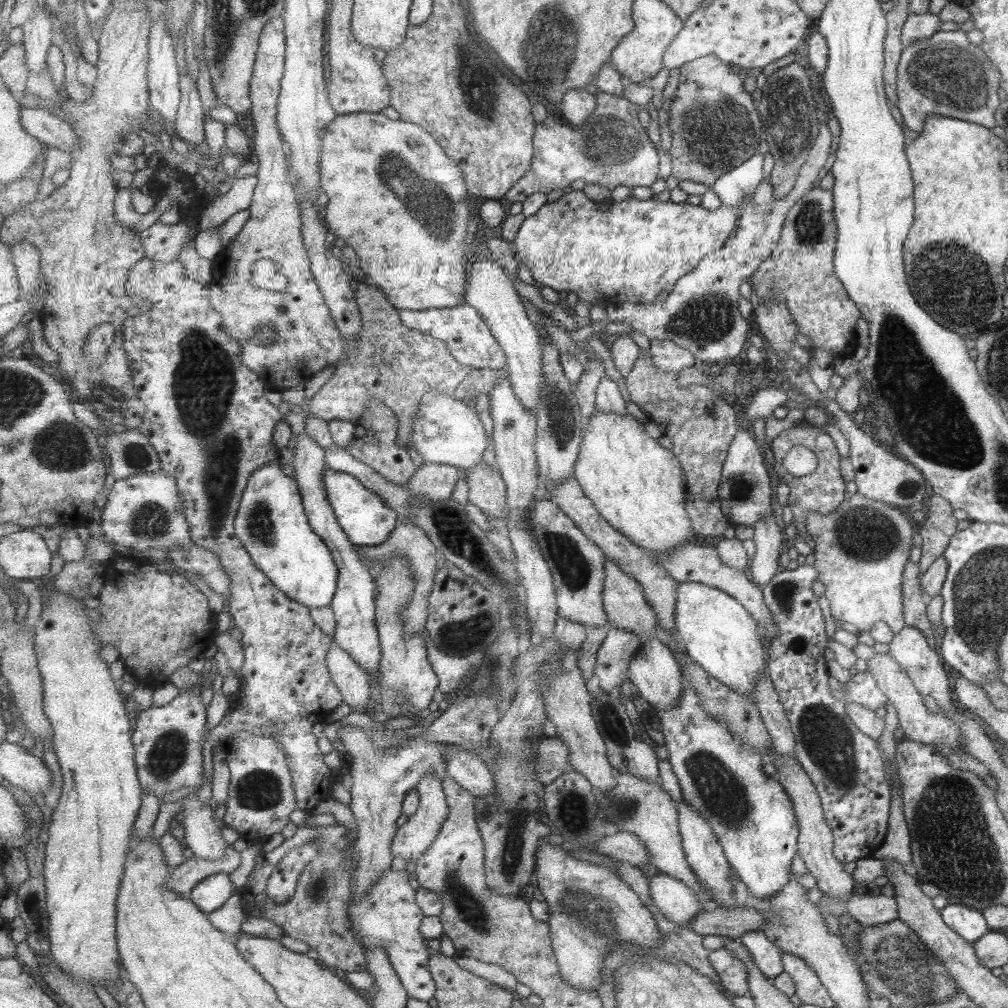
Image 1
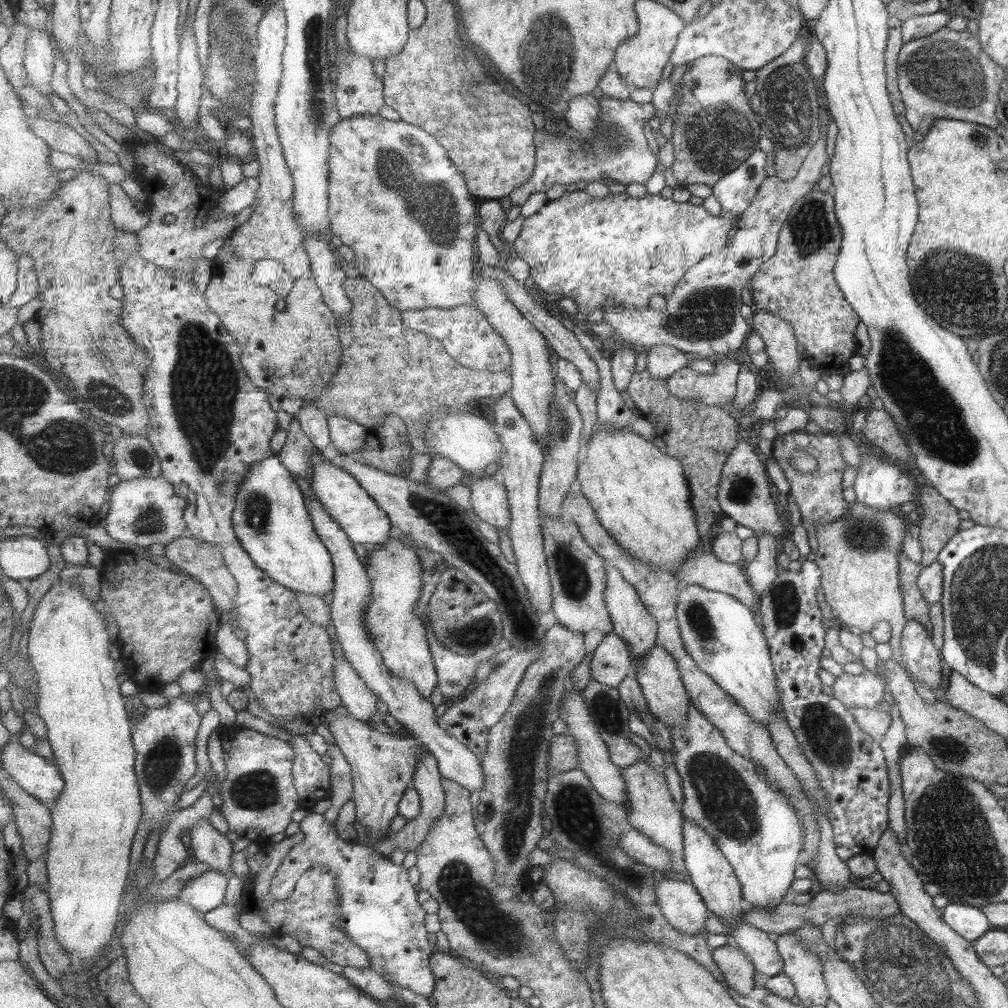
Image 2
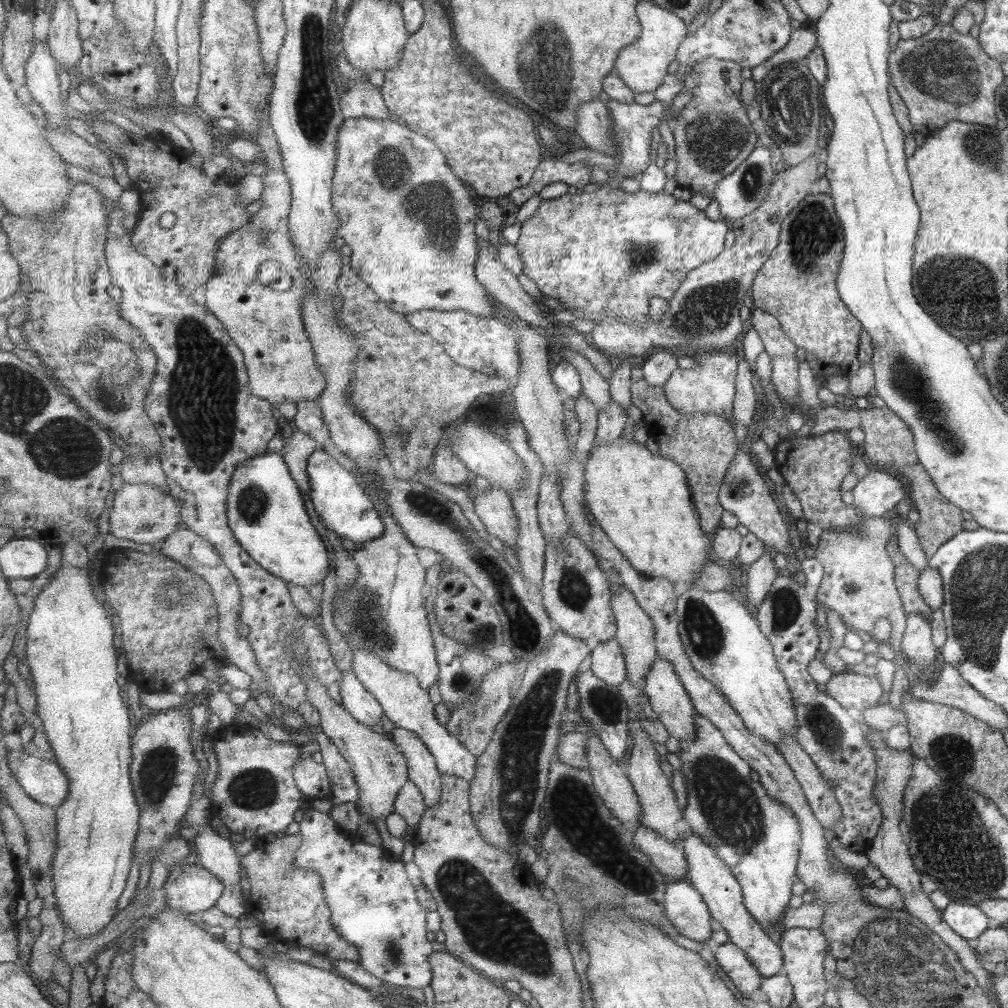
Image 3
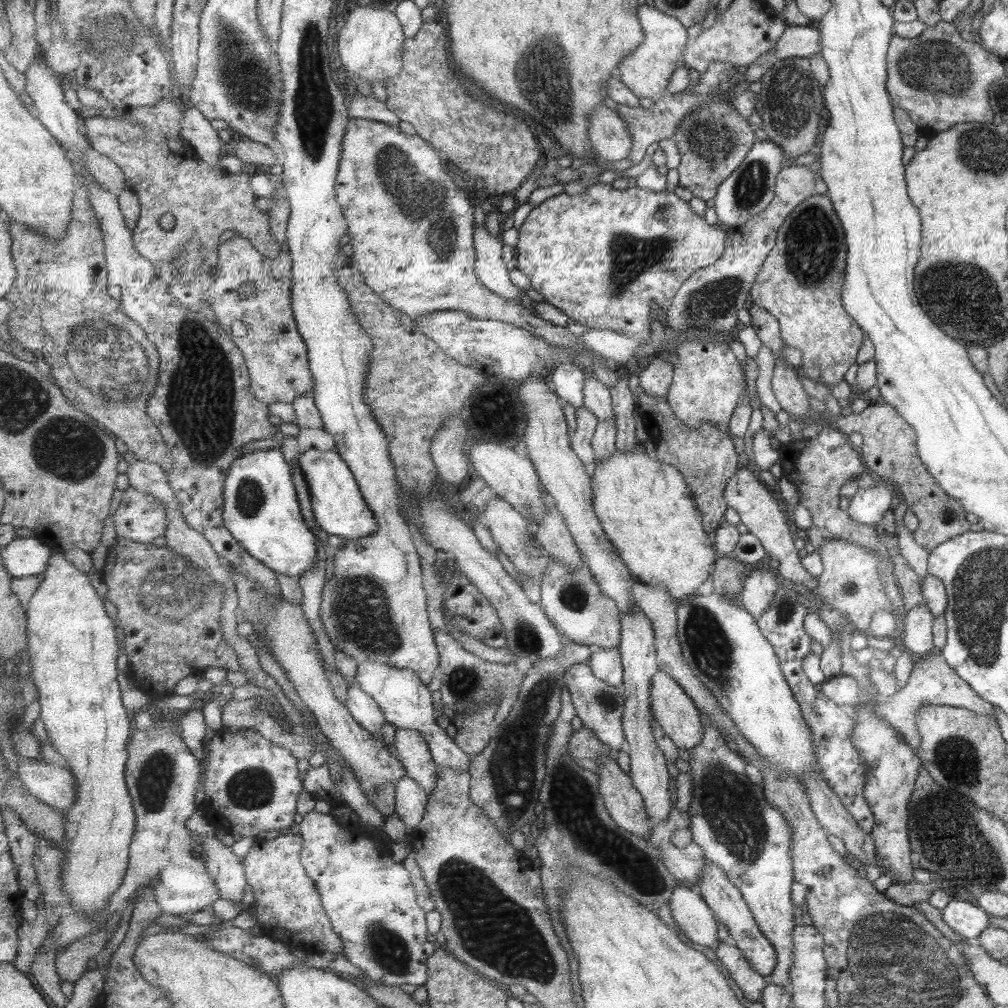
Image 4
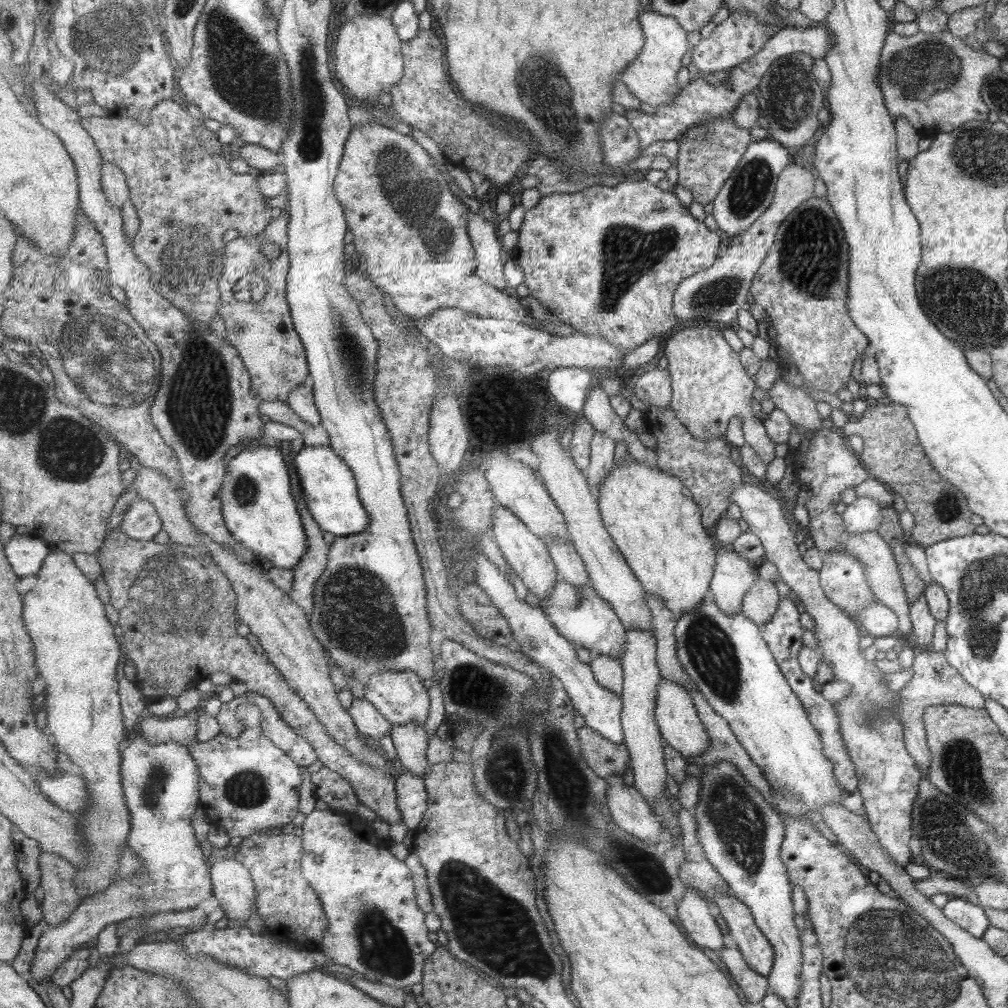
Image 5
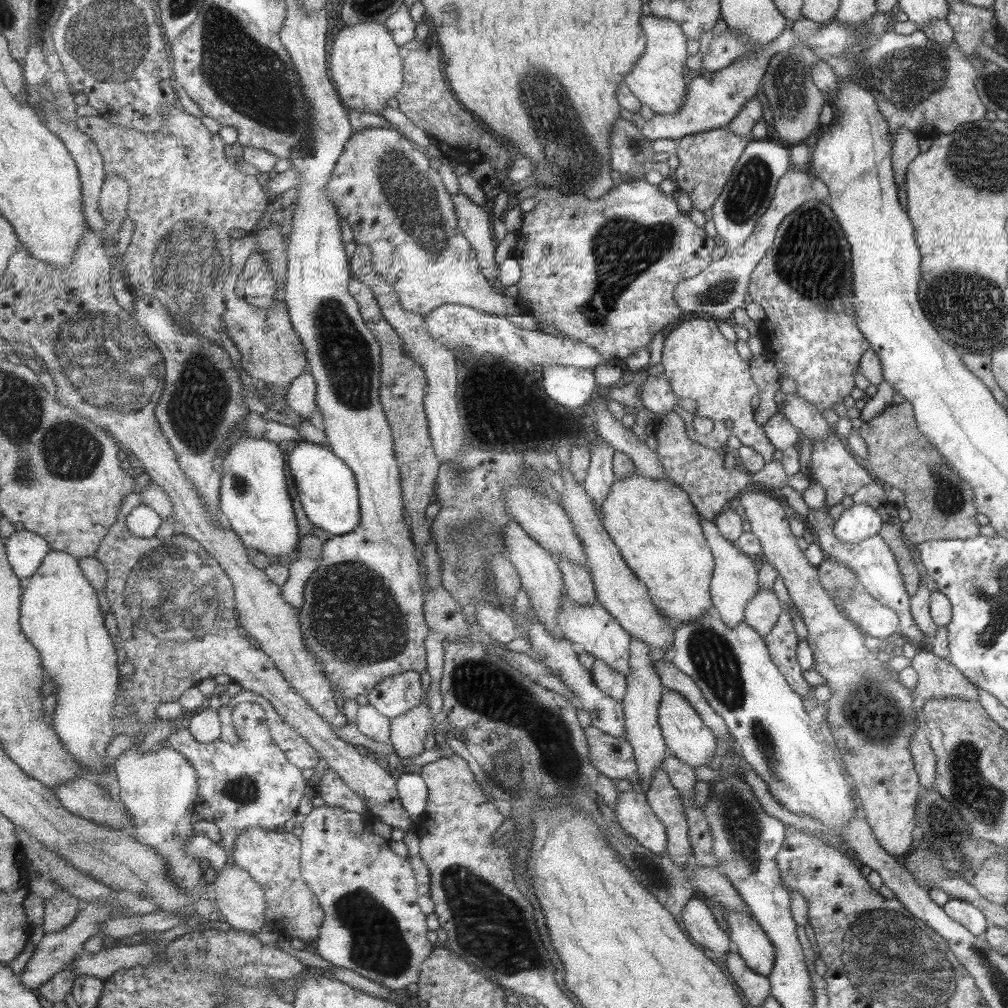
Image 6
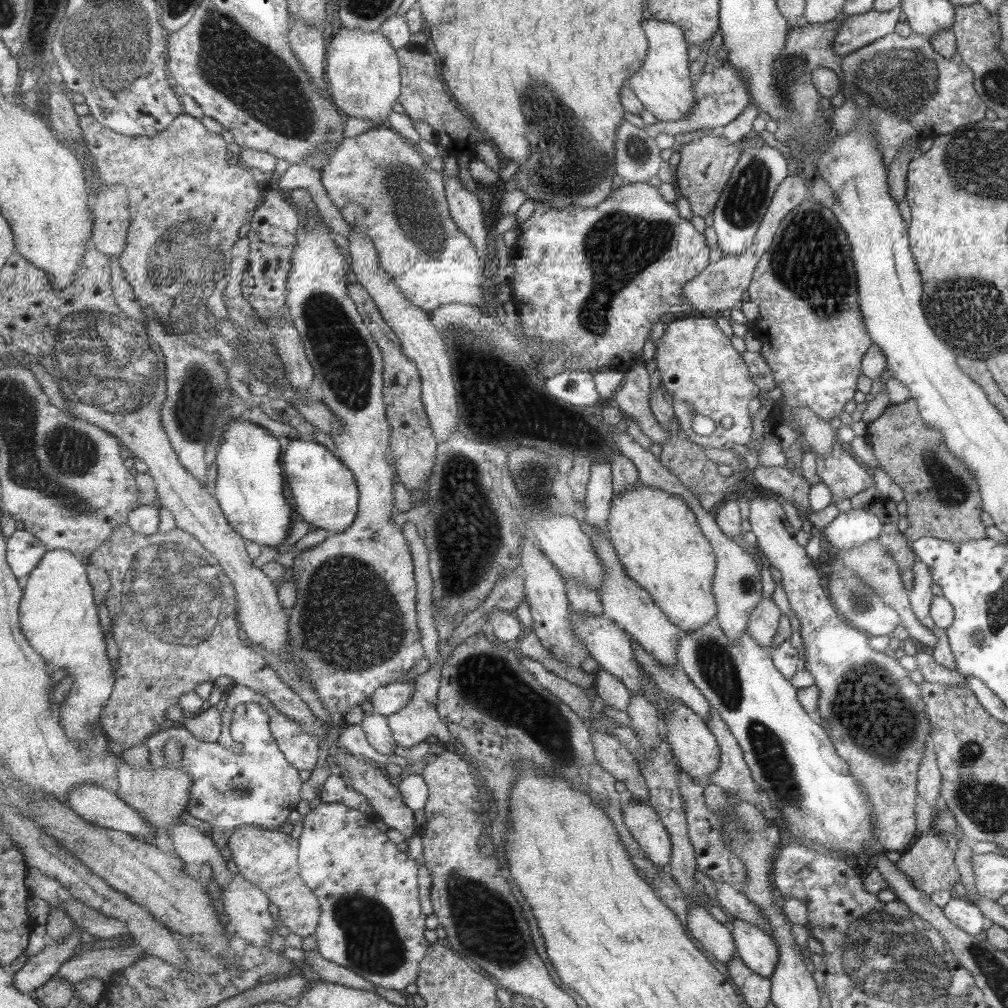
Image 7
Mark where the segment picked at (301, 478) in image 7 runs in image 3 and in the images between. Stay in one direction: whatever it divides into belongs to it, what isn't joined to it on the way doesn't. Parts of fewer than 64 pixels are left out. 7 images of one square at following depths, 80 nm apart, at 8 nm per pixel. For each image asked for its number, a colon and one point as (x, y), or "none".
3: (339, 499)
4: (339, 505)
5: (330, 487)
6: (328, 489)

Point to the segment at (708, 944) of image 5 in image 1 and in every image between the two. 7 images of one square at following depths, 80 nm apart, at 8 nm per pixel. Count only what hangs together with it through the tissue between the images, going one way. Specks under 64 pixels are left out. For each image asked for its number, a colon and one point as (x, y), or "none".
1: (675, 900)
2: (682, 907)
3: (684, 908)
4: (689, 911)

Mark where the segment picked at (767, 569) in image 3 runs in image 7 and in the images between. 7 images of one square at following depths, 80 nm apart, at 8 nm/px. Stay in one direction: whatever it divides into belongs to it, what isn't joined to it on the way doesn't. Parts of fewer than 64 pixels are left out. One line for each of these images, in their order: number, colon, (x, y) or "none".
4: (759, 588)
5: (759, 604)
6: (761, 612)
7: (761, 627)

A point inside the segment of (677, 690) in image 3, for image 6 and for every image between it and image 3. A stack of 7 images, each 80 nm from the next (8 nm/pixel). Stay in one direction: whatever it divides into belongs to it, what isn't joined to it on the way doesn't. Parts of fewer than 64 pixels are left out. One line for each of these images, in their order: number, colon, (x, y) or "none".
4: (674, 711)
5: (679, 726)
6: (686, 737)

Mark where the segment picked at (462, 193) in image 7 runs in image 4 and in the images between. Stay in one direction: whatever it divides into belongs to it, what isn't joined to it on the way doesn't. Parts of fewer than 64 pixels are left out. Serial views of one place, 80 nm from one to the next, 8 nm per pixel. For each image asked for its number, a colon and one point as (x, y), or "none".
4: (490, 267)
5: (491, 263)
6: (475, 222)

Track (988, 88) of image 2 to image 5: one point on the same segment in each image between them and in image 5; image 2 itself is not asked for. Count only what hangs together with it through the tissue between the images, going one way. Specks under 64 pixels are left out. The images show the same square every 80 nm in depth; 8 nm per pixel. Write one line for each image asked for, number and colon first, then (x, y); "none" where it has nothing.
3: (941, 76)
4: (938, 79)
5: (933, 81)

